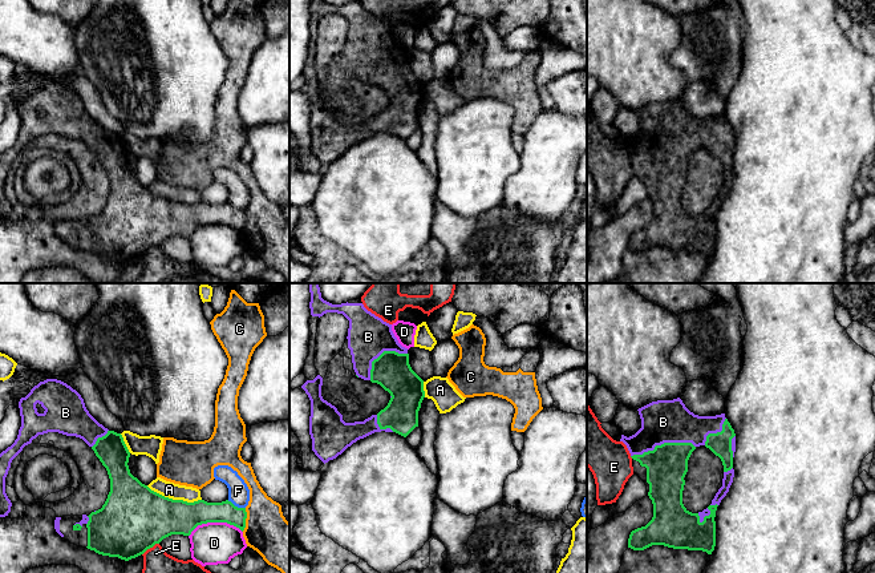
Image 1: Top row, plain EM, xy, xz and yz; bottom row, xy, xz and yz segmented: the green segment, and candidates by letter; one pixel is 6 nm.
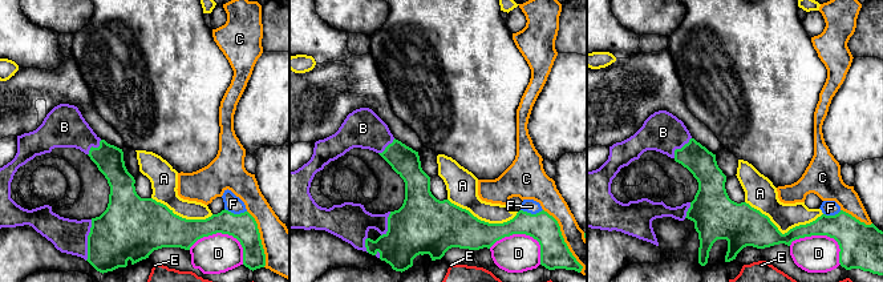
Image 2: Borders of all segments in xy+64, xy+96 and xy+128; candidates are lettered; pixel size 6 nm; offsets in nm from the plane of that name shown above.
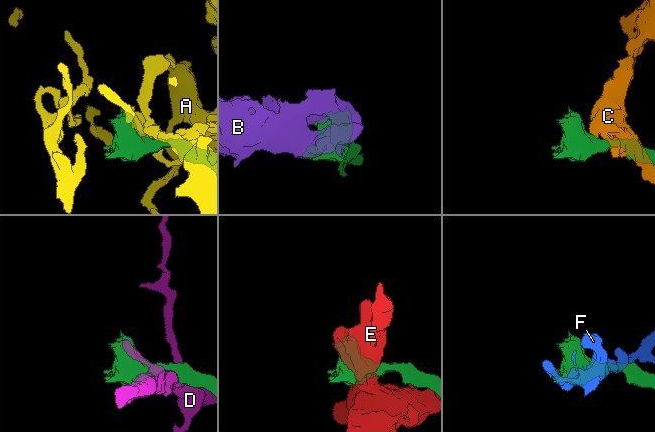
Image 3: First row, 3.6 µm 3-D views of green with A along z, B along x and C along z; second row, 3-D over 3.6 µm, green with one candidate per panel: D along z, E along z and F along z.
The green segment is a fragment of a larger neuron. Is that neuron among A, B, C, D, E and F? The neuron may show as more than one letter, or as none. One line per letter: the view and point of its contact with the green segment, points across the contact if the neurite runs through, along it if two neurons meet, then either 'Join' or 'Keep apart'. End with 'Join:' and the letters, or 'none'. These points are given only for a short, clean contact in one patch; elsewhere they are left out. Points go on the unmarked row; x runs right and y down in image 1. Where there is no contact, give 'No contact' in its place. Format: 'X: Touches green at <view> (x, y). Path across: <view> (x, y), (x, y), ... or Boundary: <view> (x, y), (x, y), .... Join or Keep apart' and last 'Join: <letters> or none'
A: Touches green at xy (174, 202). Keep apart
B: Touches green at yz (664, 145). Join
C: Touches green at xy (244, 222). Keep apart
D: Touches green at xy (214, 224). Keep apart
E: Touches green at xy (150, 249). Keep apart
F: Touches green at xy (237, 209). Keep apart
Join: B

